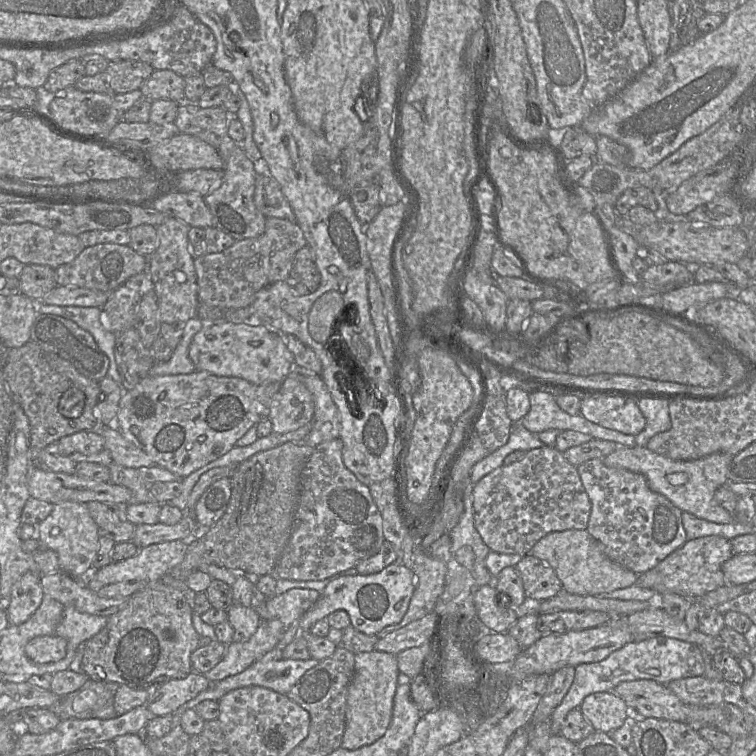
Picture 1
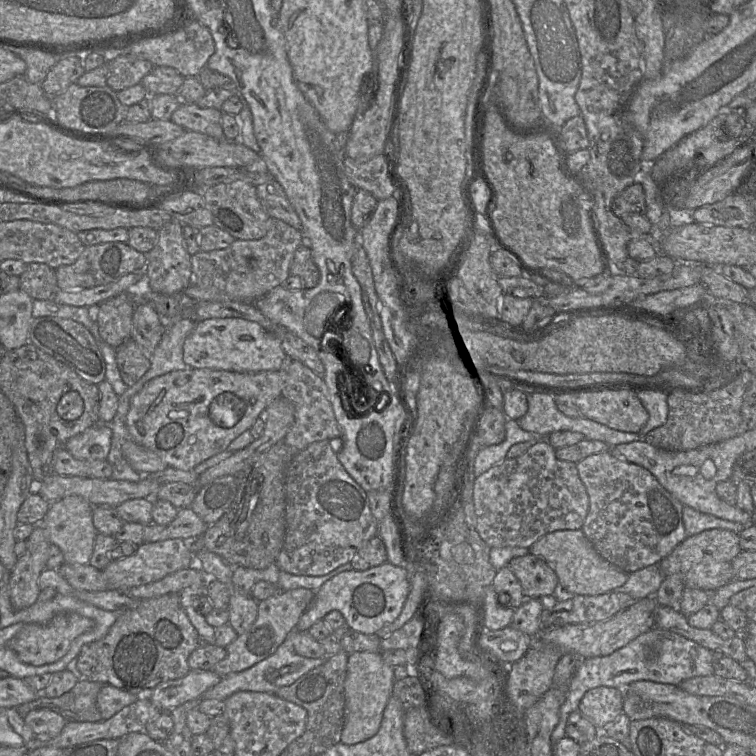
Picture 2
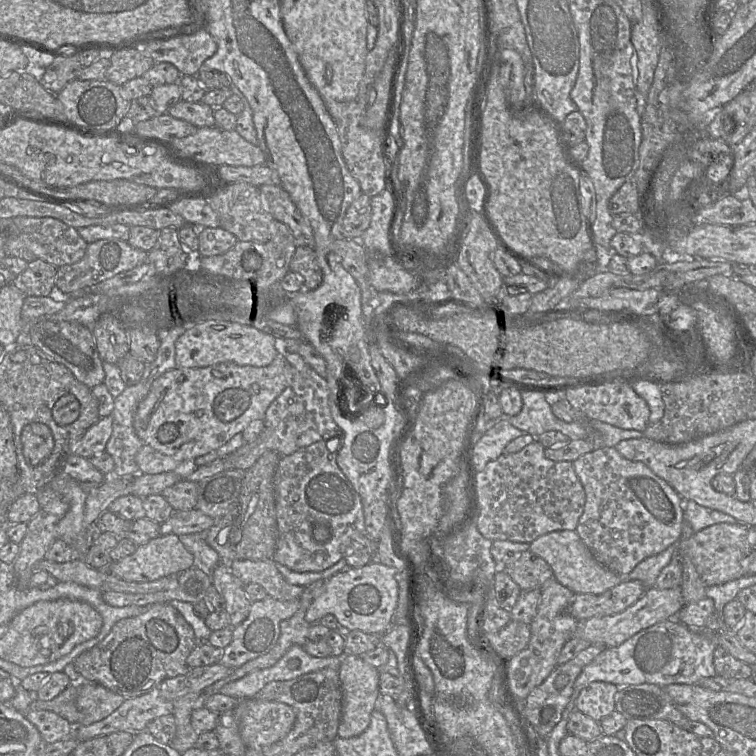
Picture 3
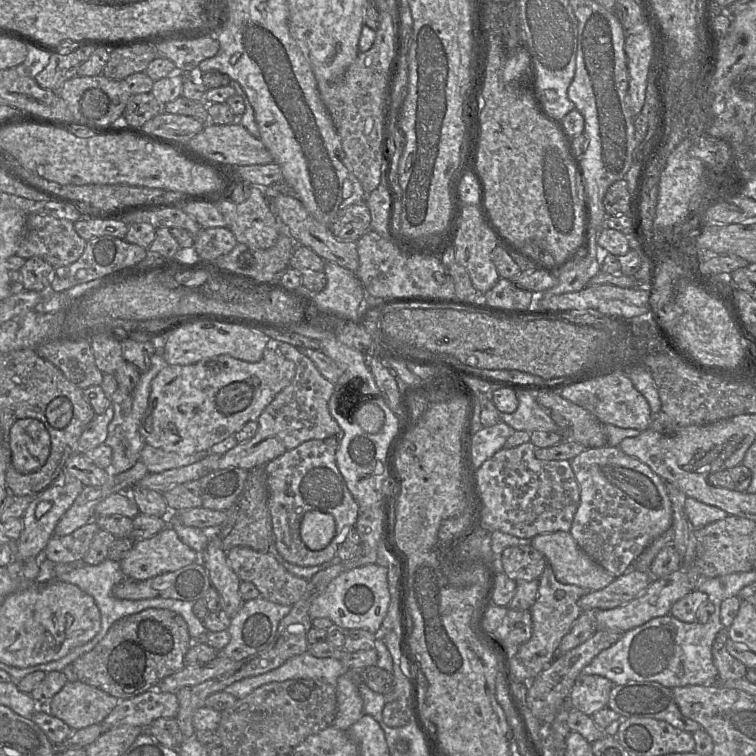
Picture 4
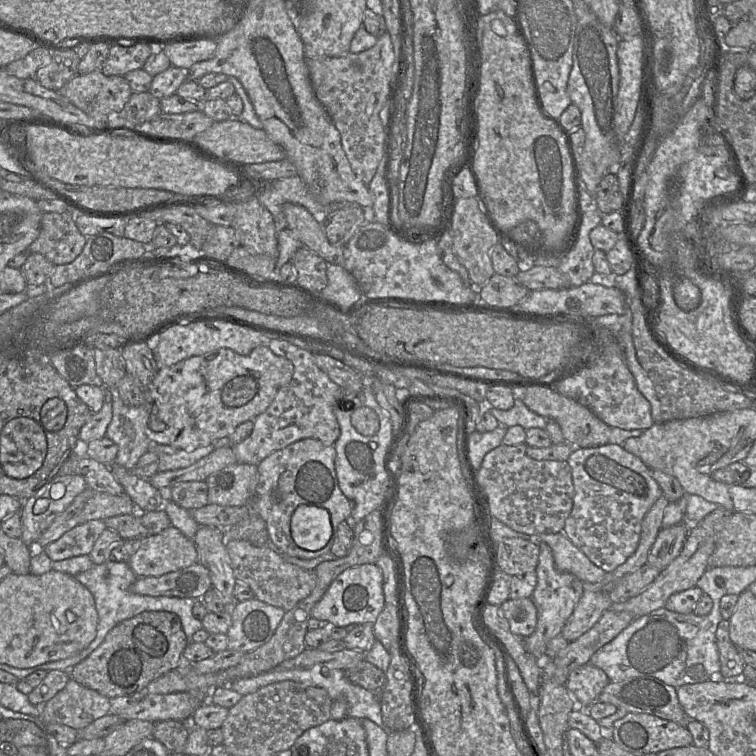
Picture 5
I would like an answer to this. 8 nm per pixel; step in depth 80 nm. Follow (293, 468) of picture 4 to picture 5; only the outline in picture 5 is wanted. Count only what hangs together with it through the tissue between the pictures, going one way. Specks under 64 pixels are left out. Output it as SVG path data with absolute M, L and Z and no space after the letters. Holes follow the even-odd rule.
M305 438L277 450L257 465L256 511L266 522L269 539L284 553L300 559L317 558L331 553L331 547L341 522L346 521L352 504L341 491L335 471L336 450L318 439ZM300 505L314 505L330 514L333 535L326 547L317 551L300 547L291 536L291 516Z

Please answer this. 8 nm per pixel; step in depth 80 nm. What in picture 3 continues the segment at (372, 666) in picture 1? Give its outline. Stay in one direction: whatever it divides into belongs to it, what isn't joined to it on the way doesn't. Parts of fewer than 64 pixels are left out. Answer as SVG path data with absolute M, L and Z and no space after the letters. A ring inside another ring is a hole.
M345 655L339 670L339 679L342 689L342 714L338 727L340 738L352 738L362 734L370 724L371 713L380 695L379 670L364 662L360 656Z

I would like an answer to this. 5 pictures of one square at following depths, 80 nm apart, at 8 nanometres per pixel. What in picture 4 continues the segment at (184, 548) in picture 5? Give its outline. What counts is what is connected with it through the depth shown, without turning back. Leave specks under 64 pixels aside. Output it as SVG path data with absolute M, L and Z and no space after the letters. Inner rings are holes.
M167 526L158 534L136 540L128 555L119 561L126 579L144 581L200 561L200 555Z

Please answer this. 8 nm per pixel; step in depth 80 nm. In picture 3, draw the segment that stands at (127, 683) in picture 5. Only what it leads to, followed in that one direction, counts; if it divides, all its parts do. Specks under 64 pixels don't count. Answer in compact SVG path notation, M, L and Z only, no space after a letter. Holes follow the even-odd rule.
M169 602L154 603L139 615L116 622L108 635L97 645L82 652L72 662L77 673L86 681L97 683L126 699L156 692L159 684L169 678L186 674L190 669L186 659L196 646L192 626Z

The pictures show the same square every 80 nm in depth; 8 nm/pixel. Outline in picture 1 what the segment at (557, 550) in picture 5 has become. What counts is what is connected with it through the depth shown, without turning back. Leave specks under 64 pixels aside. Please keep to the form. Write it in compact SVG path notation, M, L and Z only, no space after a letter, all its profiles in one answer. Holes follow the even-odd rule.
M570 529L550 532L530 550L531 555L551 566L562 583L563 591L581 596L595 596L635 584L638 574L613 562L587 530Z

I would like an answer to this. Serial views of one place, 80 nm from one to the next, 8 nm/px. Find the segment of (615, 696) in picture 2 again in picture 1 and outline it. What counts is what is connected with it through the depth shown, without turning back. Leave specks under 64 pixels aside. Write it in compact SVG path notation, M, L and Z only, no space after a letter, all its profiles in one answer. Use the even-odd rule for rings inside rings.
M613 691L586 696L580 709L595 731L608 734L620 728L628 716L626 702Z

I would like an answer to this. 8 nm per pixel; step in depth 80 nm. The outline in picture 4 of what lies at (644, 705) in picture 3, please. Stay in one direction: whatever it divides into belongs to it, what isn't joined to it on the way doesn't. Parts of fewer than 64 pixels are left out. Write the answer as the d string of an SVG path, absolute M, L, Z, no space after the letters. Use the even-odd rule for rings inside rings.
M631 681L623 685L614 685L611 689L608 707L623 718L652 718L670 723L675 728L694 733L701 725L682 714L677 705L673 689L654 681Z

